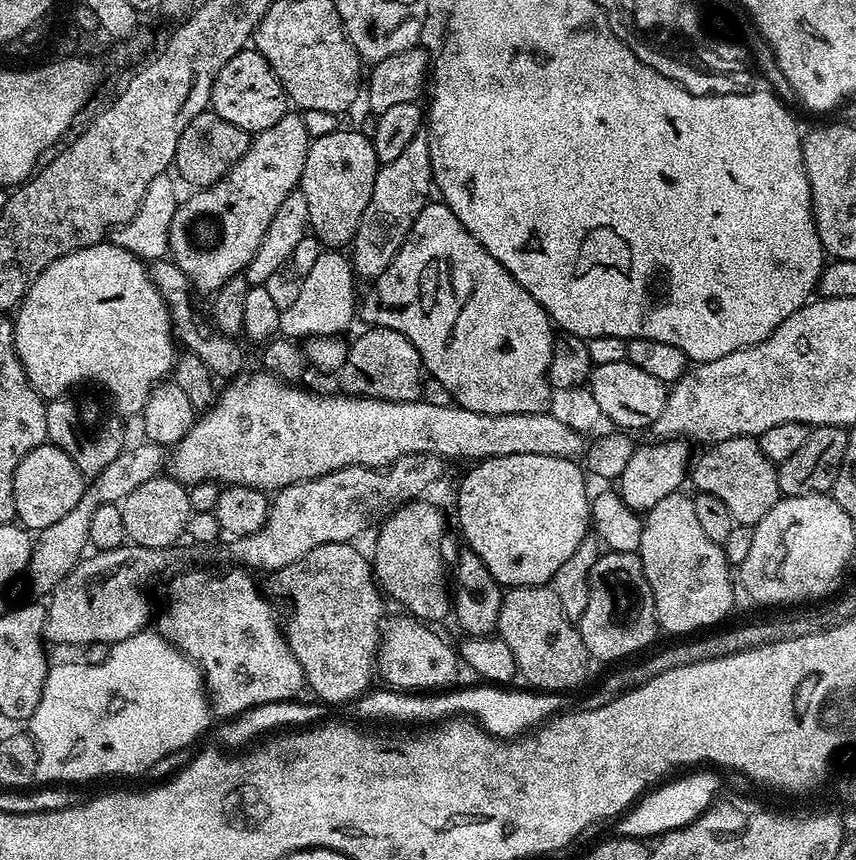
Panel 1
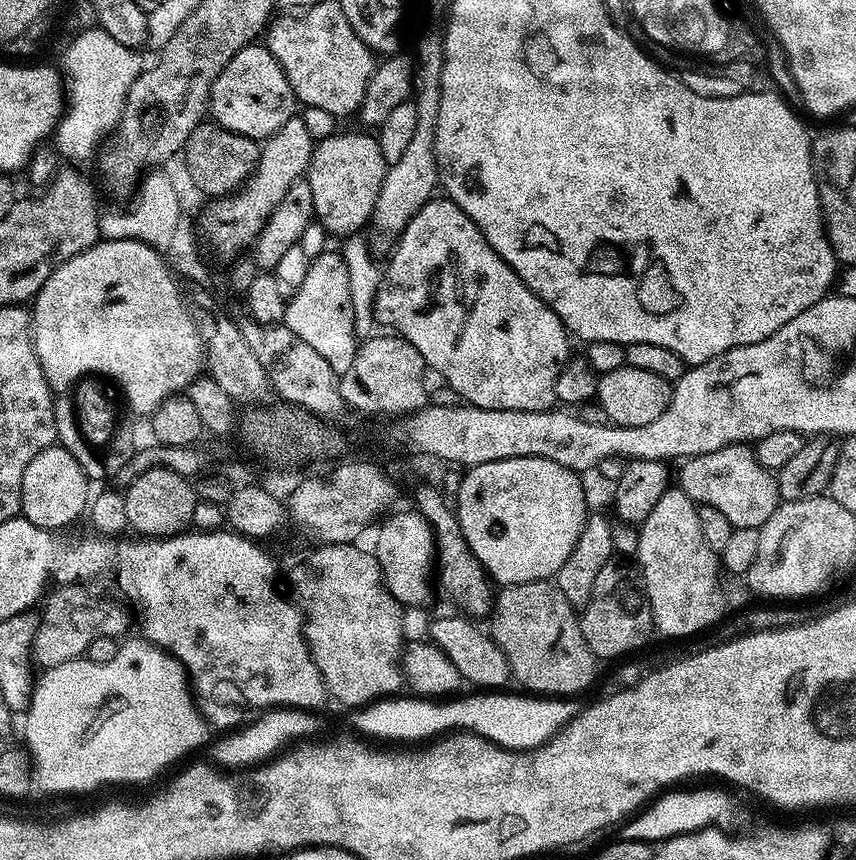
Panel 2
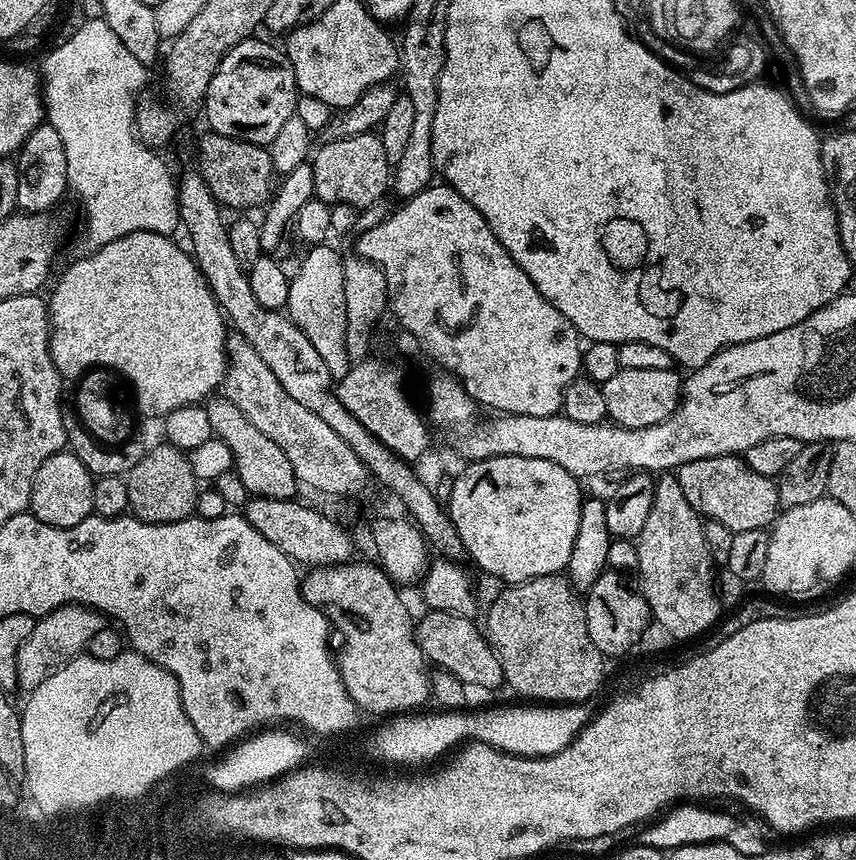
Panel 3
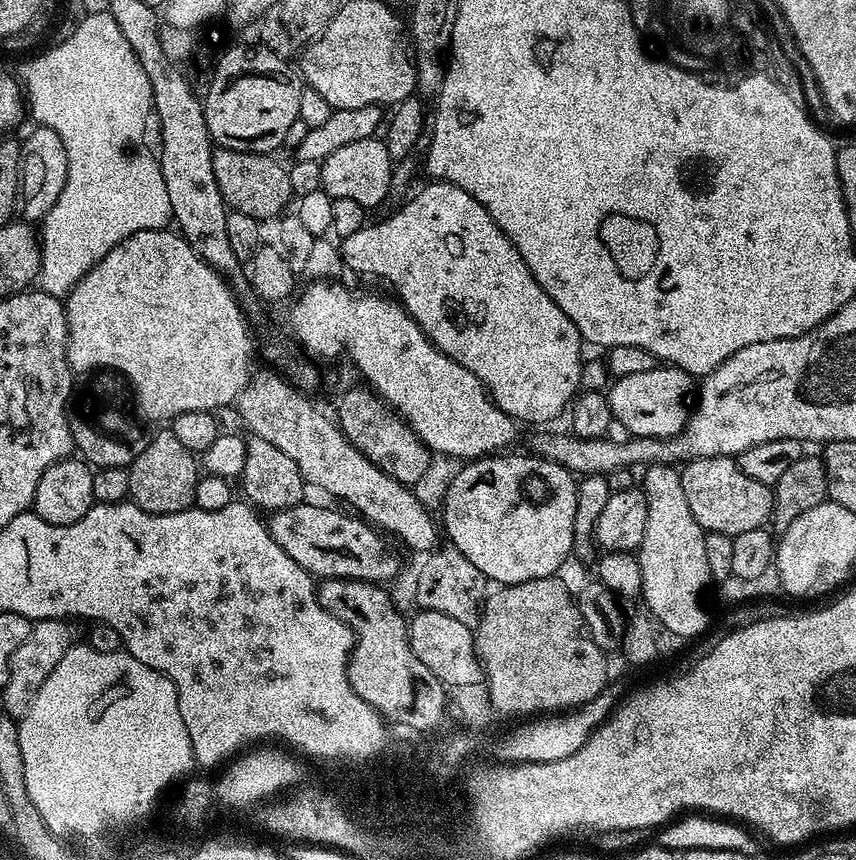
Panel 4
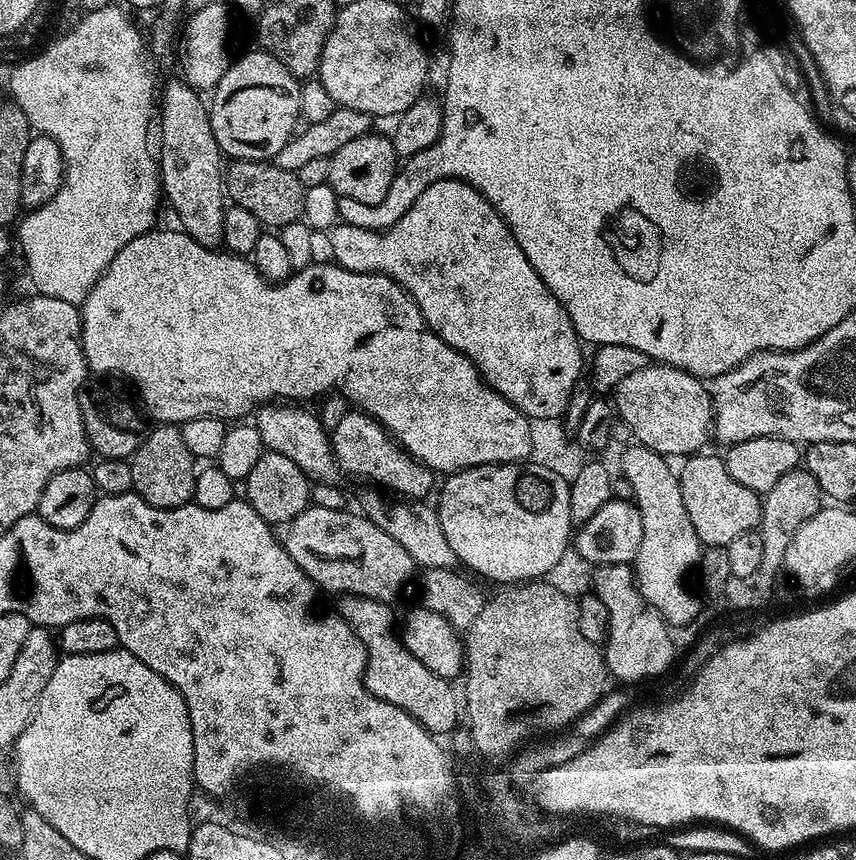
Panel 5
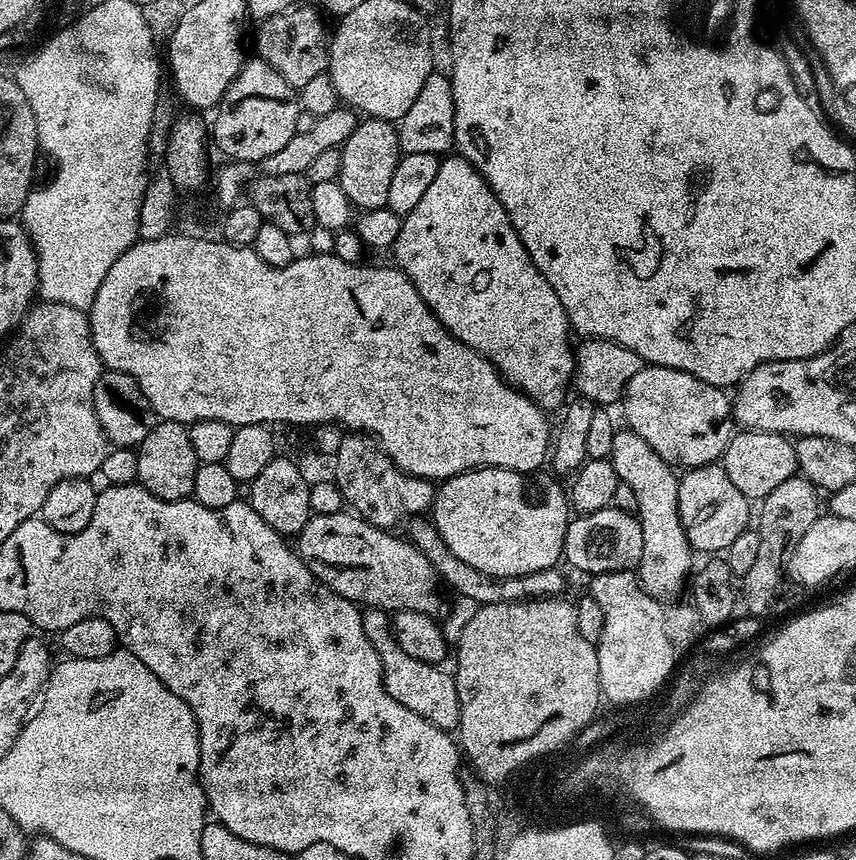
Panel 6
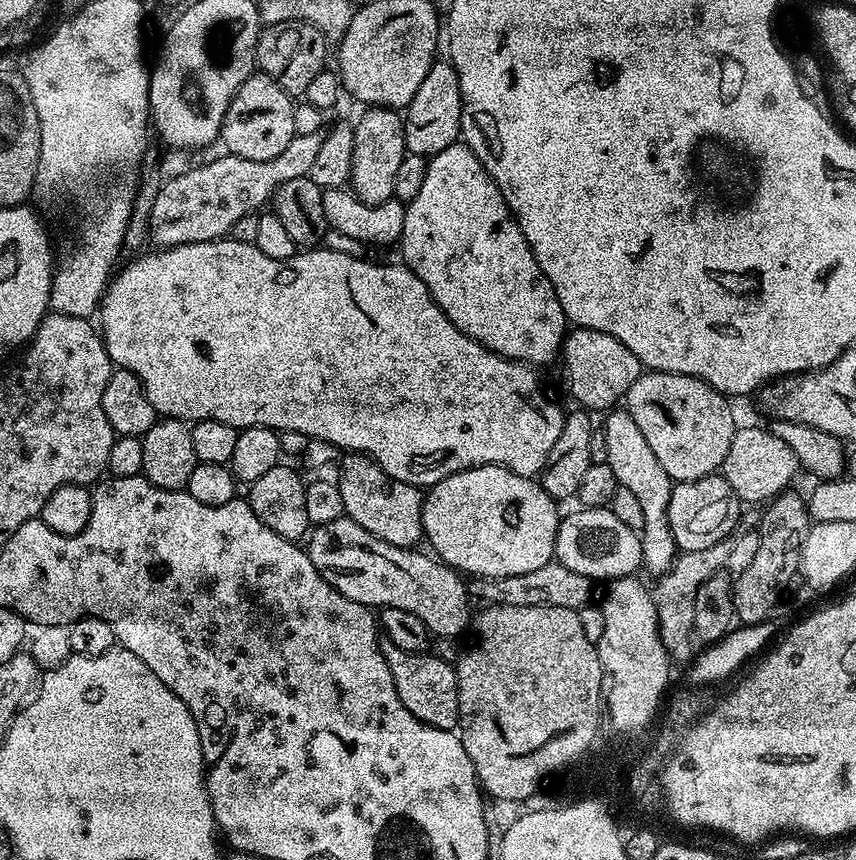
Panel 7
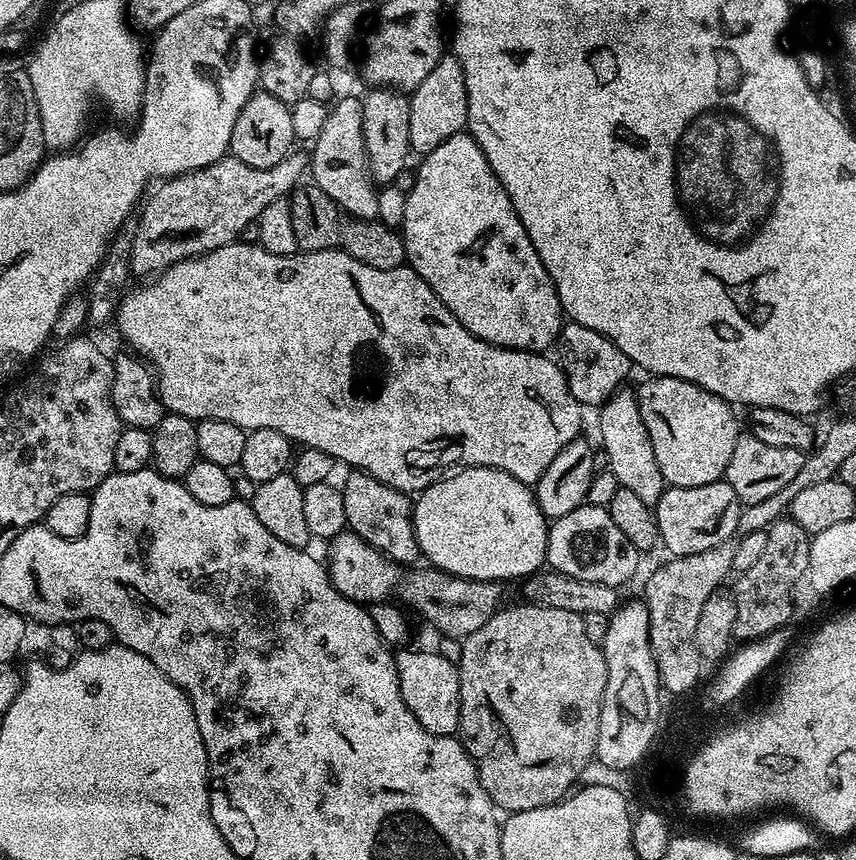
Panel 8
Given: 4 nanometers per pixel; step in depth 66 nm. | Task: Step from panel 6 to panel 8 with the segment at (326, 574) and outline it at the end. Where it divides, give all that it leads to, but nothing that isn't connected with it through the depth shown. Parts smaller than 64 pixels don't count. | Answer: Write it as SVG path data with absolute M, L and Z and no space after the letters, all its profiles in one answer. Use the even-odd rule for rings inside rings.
M350 530L333 537L330 546L332 549L326 559L328 577L347 600L367 606L388 602L395 597L405 609L413 608L426 623L433 624L442 635L455 642L464 641L474 634L474 630L486 626L486 622L490 622L492 615L505 603L505 585L501 581L471 580L431 566L416 566L409 570L396 565L389 556L384 556Z

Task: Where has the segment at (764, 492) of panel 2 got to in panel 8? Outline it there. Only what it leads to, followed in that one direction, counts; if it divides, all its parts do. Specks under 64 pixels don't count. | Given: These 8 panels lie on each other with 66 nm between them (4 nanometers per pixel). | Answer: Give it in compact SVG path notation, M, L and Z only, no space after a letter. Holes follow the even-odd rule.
M715 480L706 486L686 486L685 488L665 487L662 498L654 506L656 513L656 525L660 531L663 547L668 547L673 557L701 554L718 546L723 540L735 537L735 528L738 526L738 518L742 505L738 494L734 494L734 486L730 486L727 480Z

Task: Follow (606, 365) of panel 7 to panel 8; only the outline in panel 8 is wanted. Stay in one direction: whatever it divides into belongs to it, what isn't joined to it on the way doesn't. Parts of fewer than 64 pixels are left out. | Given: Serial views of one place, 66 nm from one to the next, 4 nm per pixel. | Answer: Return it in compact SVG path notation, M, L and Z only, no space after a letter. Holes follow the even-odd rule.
M565 323L556 338L554 352L570 386L570 394L574 394L582 406L599 406L607 402L613 394L620 391L627 381L624 379L627 378L628 371L633 371L634 368L632 361L626 358L626 354L622 354L622 350L618 350L618 346L614 346L614 342L610 342L610 338L581 324Z

